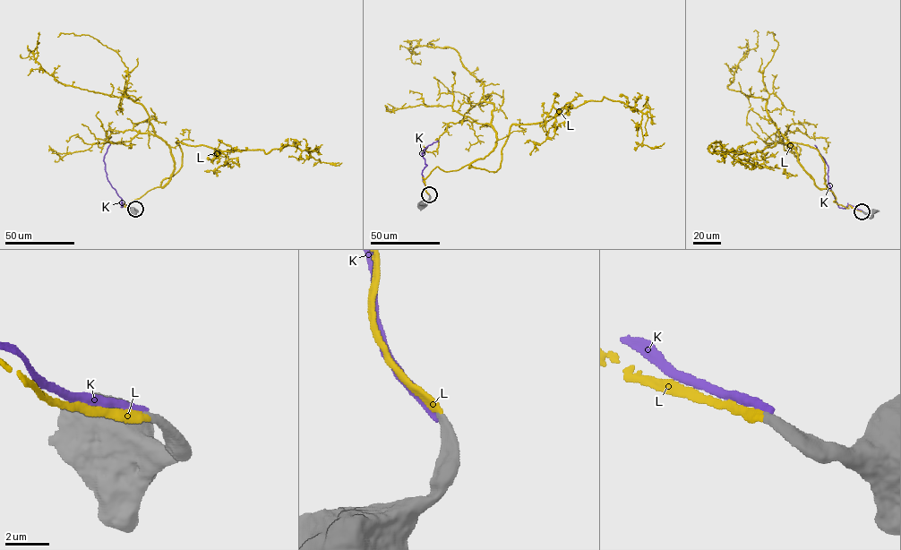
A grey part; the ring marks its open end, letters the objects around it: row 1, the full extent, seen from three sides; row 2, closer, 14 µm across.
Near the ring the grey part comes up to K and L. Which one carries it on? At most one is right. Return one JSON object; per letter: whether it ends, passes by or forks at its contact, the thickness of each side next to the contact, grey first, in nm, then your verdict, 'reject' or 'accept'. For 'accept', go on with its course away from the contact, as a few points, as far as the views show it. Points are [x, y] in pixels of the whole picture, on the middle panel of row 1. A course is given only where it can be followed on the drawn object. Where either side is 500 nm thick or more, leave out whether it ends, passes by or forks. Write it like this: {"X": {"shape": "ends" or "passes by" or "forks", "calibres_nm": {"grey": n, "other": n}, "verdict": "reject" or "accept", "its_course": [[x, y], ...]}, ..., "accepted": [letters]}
{"K": {"shape": "ends", "calibres_nm": {"grey": 420, "other": 320}, "verdict": "reject"}, "L": {"shape": "ends", "calibres_nm": {"grey": 400, "other": 360}, "verdict": "accept", "its_course": [[429, 194], [422, 177], [436, 167], [459, 169], [511, 124], [604, 97], [641, 113], [643, 144], [665, 142]]}, "accepted": ["L"]}

